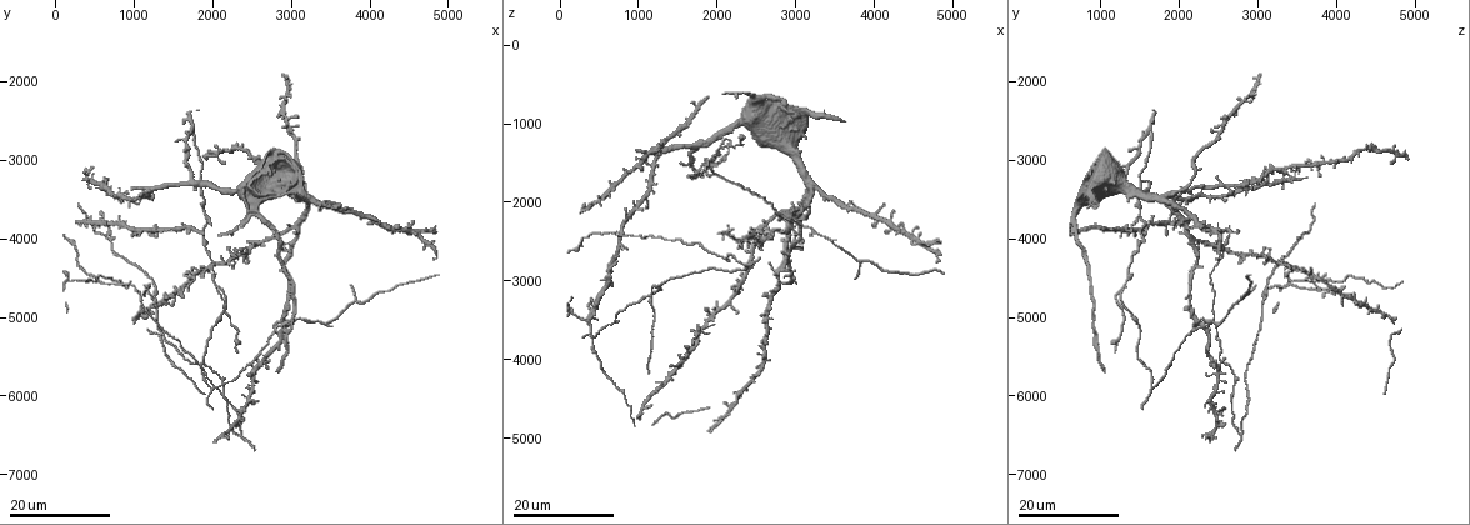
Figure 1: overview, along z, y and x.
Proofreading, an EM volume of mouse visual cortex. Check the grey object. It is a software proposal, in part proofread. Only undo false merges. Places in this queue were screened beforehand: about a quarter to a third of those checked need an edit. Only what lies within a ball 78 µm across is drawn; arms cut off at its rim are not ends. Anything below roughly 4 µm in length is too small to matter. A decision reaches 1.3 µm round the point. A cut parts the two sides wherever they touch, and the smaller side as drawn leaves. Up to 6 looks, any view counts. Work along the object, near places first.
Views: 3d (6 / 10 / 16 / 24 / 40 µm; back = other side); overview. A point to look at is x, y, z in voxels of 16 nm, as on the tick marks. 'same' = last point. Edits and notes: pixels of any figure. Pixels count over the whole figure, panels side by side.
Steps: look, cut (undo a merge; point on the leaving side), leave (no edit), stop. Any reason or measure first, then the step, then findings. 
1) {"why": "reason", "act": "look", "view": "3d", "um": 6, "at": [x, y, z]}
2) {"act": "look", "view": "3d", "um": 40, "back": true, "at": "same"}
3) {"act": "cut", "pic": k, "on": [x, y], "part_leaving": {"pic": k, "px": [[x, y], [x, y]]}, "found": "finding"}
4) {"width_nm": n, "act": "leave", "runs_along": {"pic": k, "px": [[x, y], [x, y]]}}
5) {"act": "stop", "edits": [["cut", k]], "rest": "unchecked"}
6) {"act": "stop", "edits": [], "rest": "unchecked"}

{"why": "calibre changes", "act": "look", "view": "3d", "um": 16, "at": [3350, 5100, 2400]}

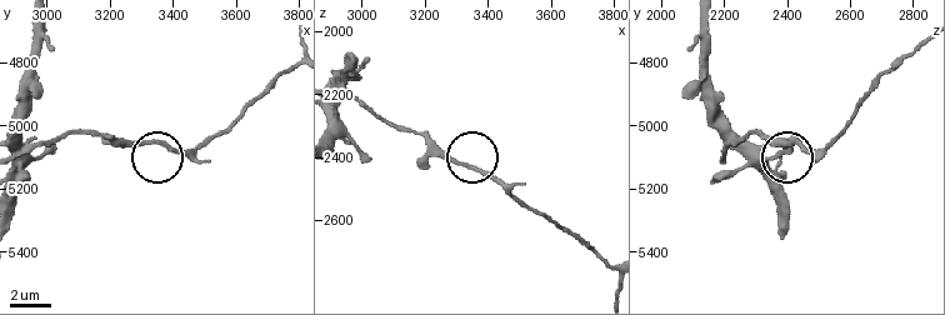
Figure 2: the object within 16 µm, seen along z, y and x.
{"act": "look", "view": "3d", "um": 6, "at": [3290, 5050, 2420]}

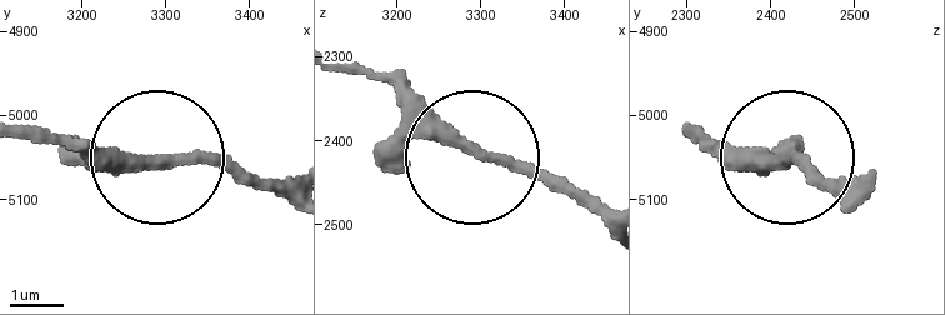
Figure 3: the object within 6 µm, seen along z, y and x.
{"act": "leave", "runs_along": {"pic": 3, "px": [[346, 60], [400, 86], [466, 149], [548, 171], [601, 221]]}, "found": "all the same cell"}

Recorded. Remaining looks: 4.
{"why": "three arms meet", "act": "look", "view": "3d", "um": 16, "at": [3000, 5050, 2200]}

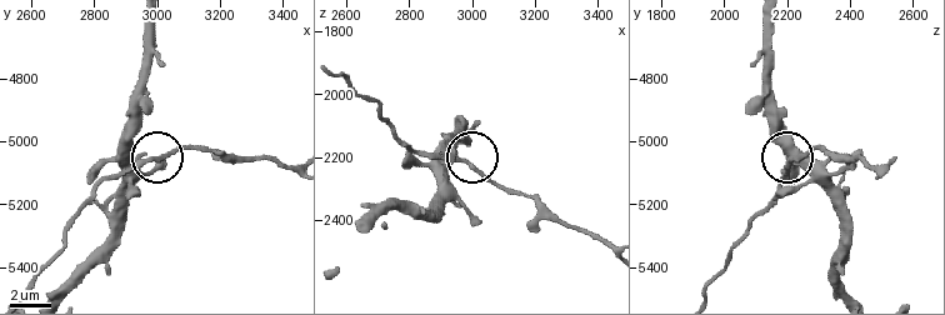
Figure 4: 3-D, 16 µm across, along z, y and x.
{"why": "closer look", "act": "look", "view": "3d", "um": 6, "at": [2950, 5070, 2210]}

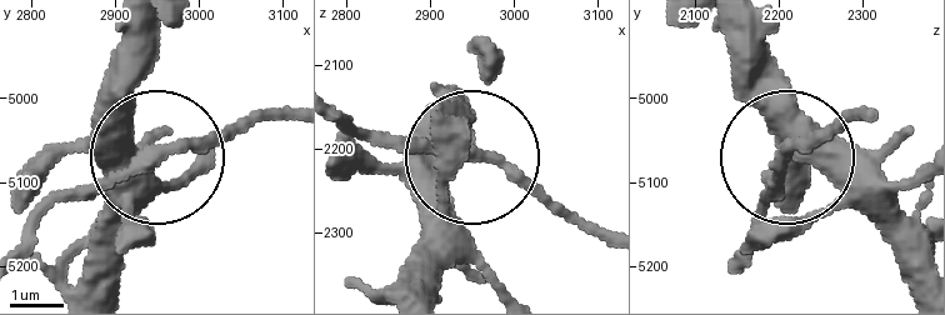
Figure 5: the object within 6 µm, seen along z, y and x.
{"act": "leave", "runs_along": {"pic": 5, "px": [[745, 21], [785, 155], [875, 115]]}, "found": "all the same cell"}

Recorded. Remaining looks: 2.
{"act": "look", "view": "3d", "um": 16, "at": [1100, 4900, 4550]}

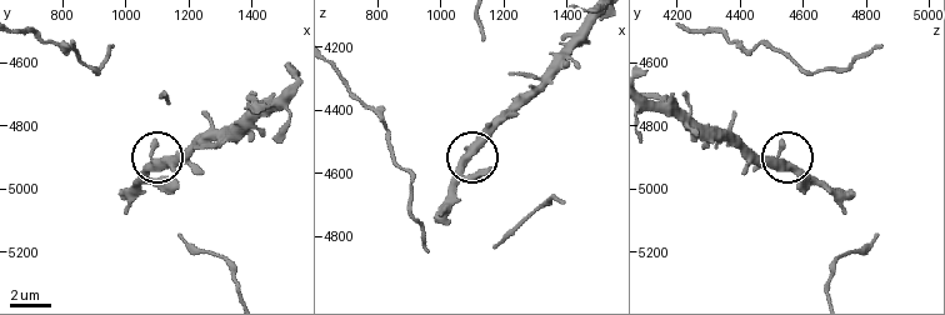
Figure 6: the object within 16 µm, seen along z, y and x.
{"act": "look", "view": "3d", "um": 6, "at": [1080, 4900, 4530]}

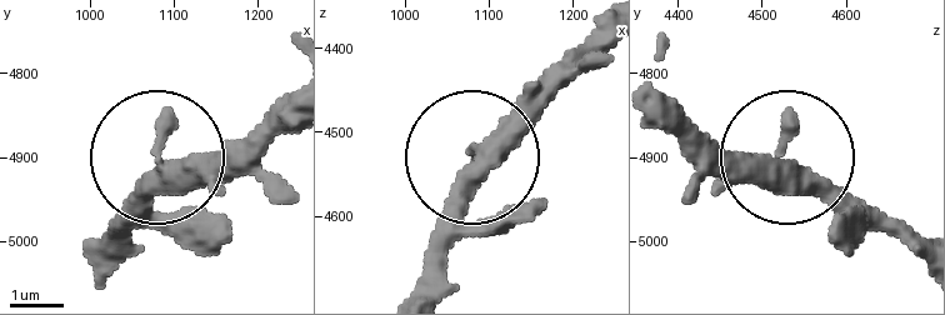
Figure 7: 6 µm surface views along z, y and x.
{"width_nm": 400, "act": "leave", "found": "continuous, no second cell"}

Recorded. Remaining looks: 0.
{"act": "stop", "edits": [], "rest": "unchecked"}

